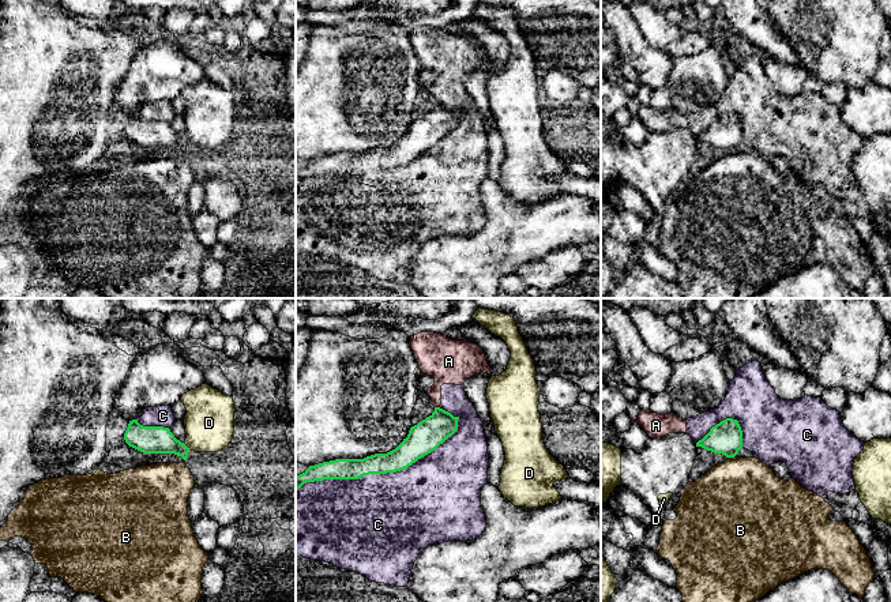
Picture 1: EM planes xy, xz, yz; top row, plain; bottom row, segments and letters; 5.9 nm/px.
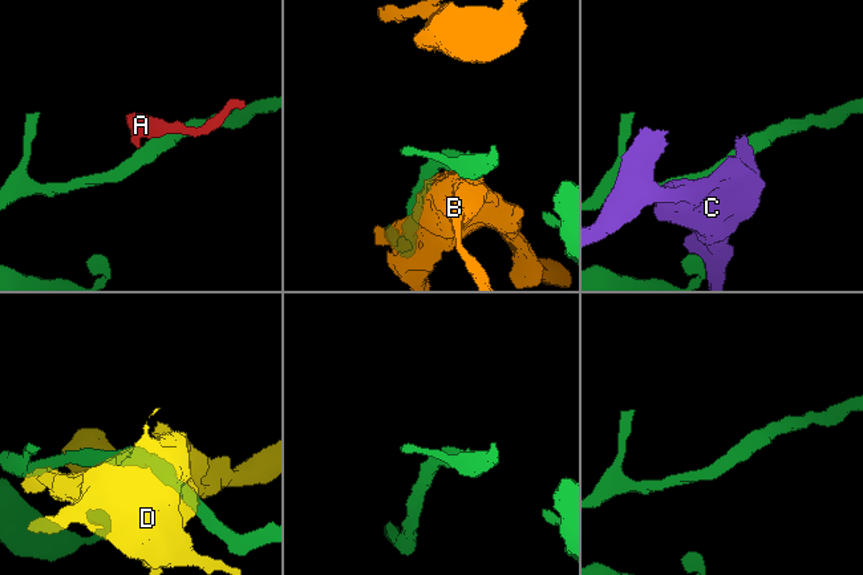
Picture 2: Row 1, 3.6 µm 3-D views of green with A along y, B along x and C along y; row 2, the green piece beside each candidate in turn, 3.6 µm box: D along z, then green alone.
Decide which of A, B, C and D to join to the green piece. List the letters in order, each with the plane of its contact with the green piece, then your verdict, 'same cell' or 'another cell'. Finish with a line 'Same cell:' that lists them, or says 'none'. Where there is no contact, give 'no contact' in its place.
A: xz | another cell
B: yz | another cell
C: xz | another cell
D: xy | another cell
Same cell: none

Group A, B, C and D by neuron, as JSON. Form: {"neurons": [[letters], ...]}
{"neurons": [["A", "C"], ["B"], ["D"]]}

